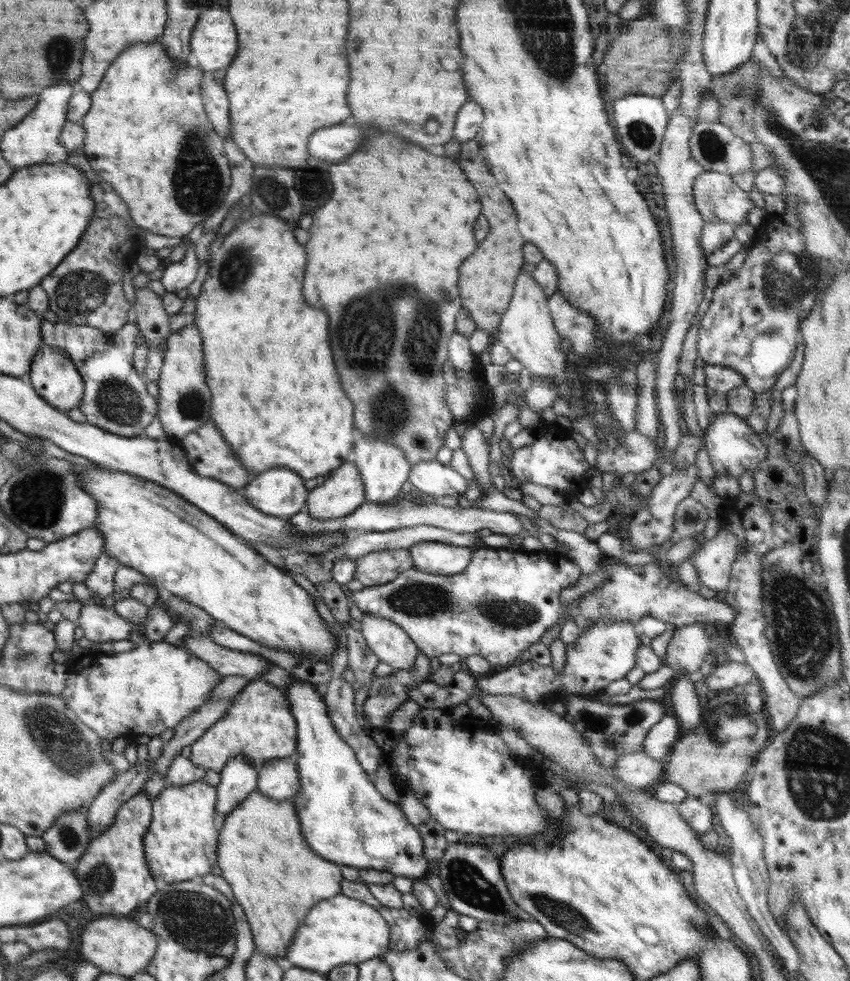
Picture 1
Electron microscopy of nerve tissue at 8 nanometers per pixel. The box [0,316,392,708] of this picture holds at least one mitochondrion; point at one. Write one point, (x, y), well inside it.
(37, 499)

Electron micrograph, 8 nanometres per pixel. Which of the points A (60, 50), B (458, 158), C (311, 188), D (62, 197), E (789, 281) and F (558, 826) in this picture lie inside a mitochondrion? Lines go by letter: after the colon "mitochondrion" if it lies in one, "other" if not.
A: mitochondrion
B: other
C: mitochondrion
D: other
E: mitochondrion
F: other

